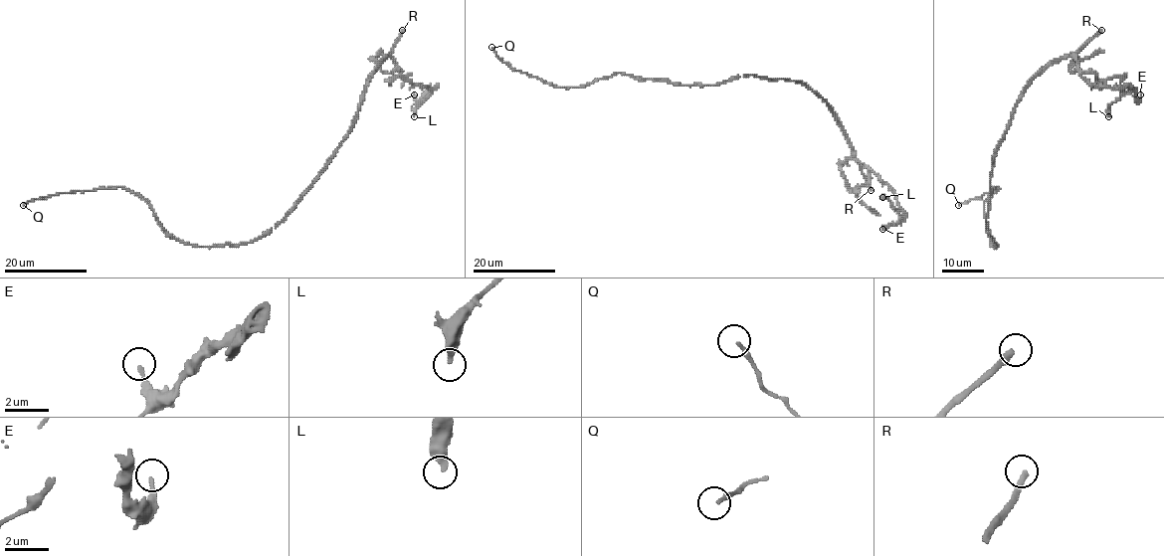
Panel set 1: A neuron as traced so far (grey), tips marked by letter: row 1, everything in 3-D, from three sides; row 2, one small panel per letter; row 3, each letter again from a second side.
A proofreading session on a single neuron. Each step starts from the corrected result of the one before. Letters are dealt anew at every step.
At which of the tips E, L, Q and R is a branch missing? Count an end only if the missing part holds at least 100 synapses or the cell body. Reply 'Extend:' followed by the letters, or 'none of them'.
Extend: R

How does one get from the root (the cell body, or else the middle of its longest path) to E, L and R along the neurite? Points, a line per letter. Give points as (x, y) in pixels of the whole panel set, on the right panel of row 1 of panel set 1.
E: (990, 209), (996, 147), (1023, 89), (1046, 69), (1071, 56), (1090, 84), (1128, 87), (1138, 99), (1140, 94)
L: (990, 209), (996, 147), (1023, 89), (1046, 69), (1071, 56), (1090, 84), (1118, 89), (1121, 94), (1108, 116)
R: (990, 209), (993, 156), (1023, 89), (1053, 63), (1078, 52), (1101, 30)

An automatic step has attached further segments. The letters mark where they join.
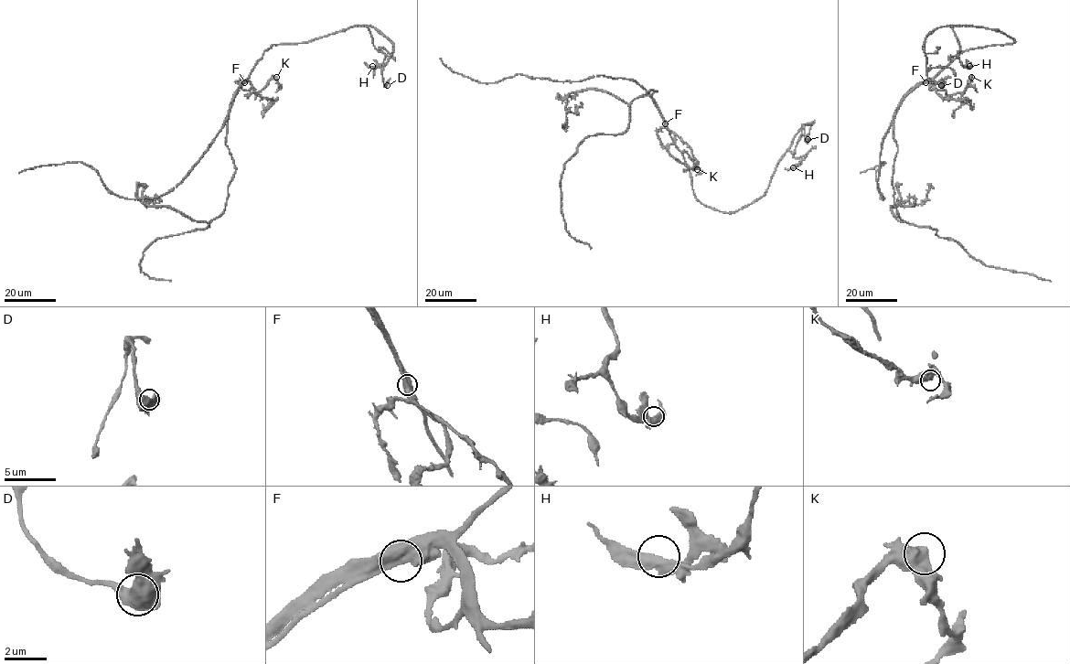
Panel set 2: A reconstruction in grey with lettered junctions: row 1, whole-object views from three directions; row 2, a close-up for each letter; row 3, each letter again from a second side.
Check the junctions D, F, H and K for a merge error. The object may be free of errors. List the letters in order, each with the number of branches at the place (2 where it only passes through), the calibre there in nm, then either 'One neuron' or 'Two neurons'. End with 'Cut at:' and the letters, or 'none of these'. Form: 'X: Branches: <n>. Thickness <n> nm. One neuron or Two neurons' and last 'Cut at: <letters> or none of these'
D: Branches: 2. Thickness 600 nm. One neuron
F: Branches: 2. Thickness 600 nm. Two neurons
H: Branches: 2. Thickness 460 nm. One neuron
K: Branches: 2. Thickness 550 nm. One neuron
Cut at: F

